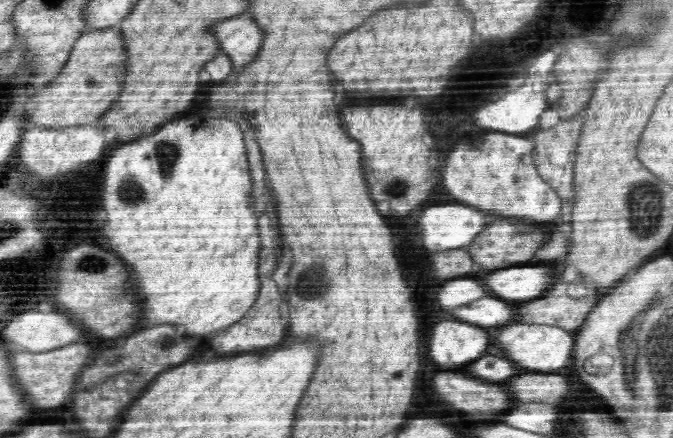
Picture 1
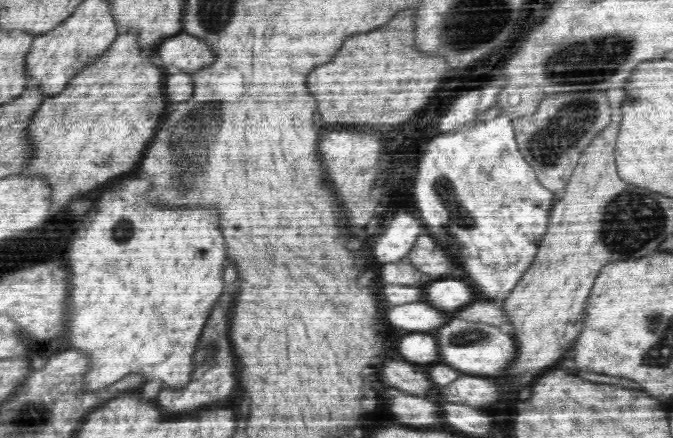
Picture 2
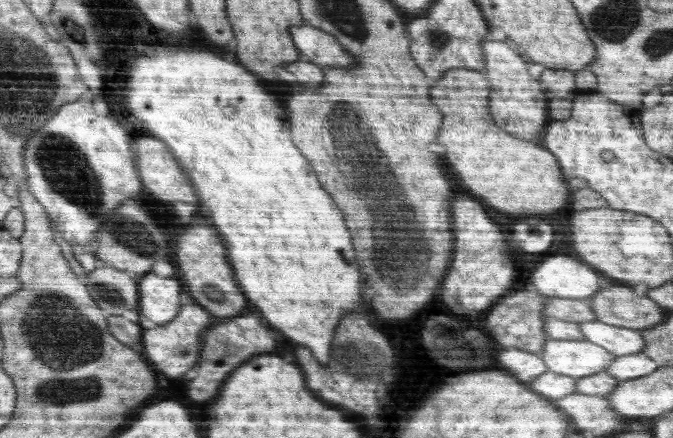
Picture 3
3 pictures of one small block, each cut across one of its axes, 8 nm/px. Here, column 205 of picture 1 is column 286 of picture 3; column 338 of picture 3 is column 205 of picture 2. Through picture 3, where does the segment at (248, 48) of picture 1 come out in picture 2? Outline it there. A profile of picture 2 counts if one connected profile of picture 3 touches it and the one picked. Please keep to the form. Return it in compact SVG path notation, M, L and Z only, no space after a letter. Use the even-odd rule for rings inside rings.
M178 34L174 38L164 40L158 50L158 58L160 66L174 66L180 70L178 74L170 74L164 86L168 102L184 102L190 98L192 78L184 72L196 72L214 62L214 54L208 50L208 46L190 34Z

